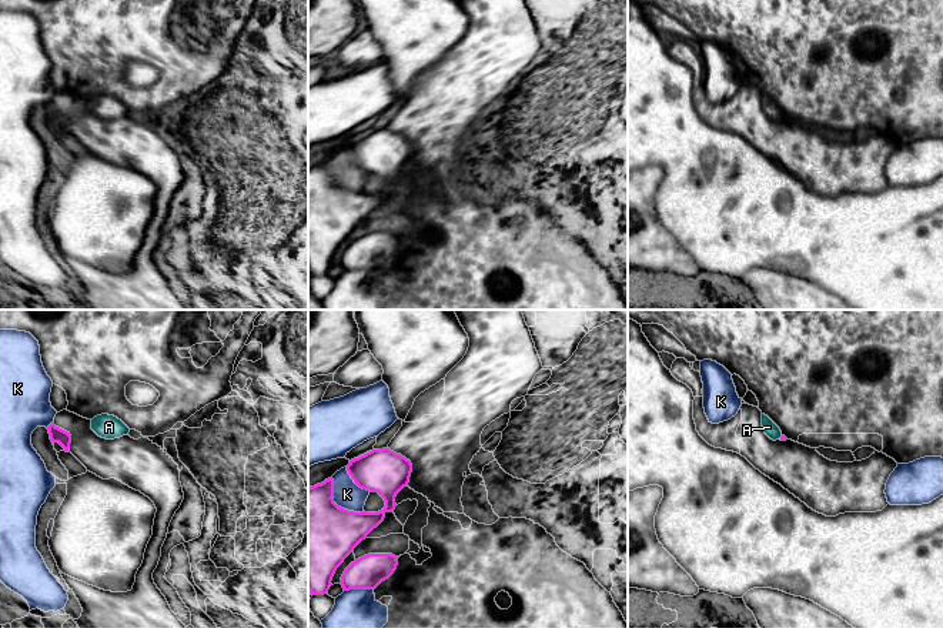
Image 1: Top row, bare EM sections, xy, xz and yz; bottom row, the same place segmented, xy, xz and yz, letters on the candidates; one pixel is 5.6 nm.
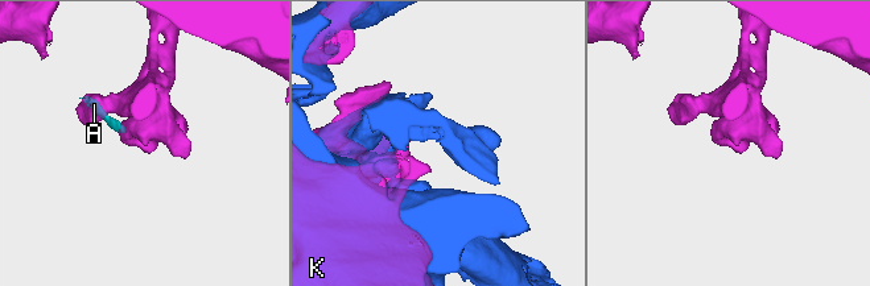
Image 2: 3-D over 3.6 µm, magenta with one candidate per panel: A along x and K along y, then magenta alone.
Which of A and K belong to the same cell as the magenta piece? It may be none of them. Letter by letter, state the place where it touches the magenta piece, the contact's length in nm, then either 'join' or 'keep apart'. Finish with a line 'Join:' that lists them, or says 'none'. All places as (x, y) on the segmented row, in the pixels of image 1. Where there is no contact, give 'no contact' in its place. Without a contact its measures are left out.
A: meets magenta in yz at (781, 437); contact 30 nm long; keep apart
K: meets magenta in xz at (334, 503); contact 260 nm long; keep apart
Join: none

